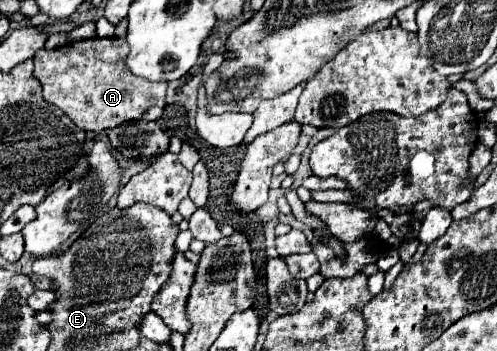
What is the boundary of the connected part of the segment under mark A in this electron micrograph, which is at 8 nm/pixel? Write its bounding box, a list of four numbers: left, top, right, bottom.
[35,38,165,132]

